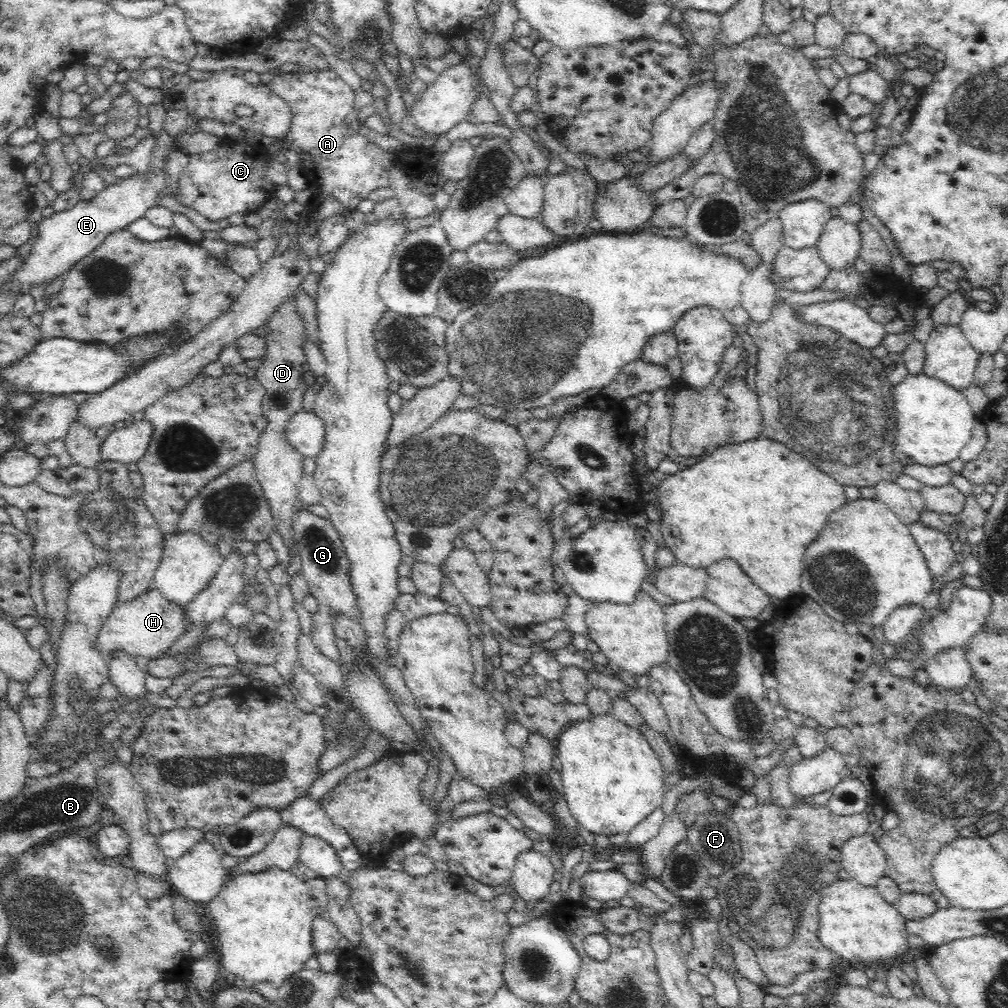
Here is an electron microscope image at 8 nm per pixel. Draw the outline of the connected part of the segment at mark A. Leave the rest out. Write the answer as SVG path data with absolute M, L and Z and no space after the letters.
M331 69L313 71L304 74L300 72L280 73L267 84L292 109L292 124L289 133L283 138L289 145L289 150L297 152L302 161L301 172L307 177L313 190L314 200L310 207L316 207L326 196L333 196L346 208L356 208L360 200L376 188L390 184L388 168L395 166L408 176L422 178L424 174L436 173L447 180L462 180L468 174L470 162L474 158L475 146L468 139L457 139L447 152L440 154L438 162L432 160L430 149L412 148L409 151L387 150L376 147L366 137L342 125L344 118L353 111L356 91L342 81Z

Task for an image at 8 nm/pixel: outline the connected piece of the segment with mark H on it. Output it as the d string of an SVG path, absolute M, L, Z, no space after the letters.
M153 587L132 601L113 607L98 635L97 648L106 657L114 652L114 648L123 648L132 657L156 659L164 656L162 651L186 632L186 626L188 623L186 619L182 619L182 607L166 601Z

